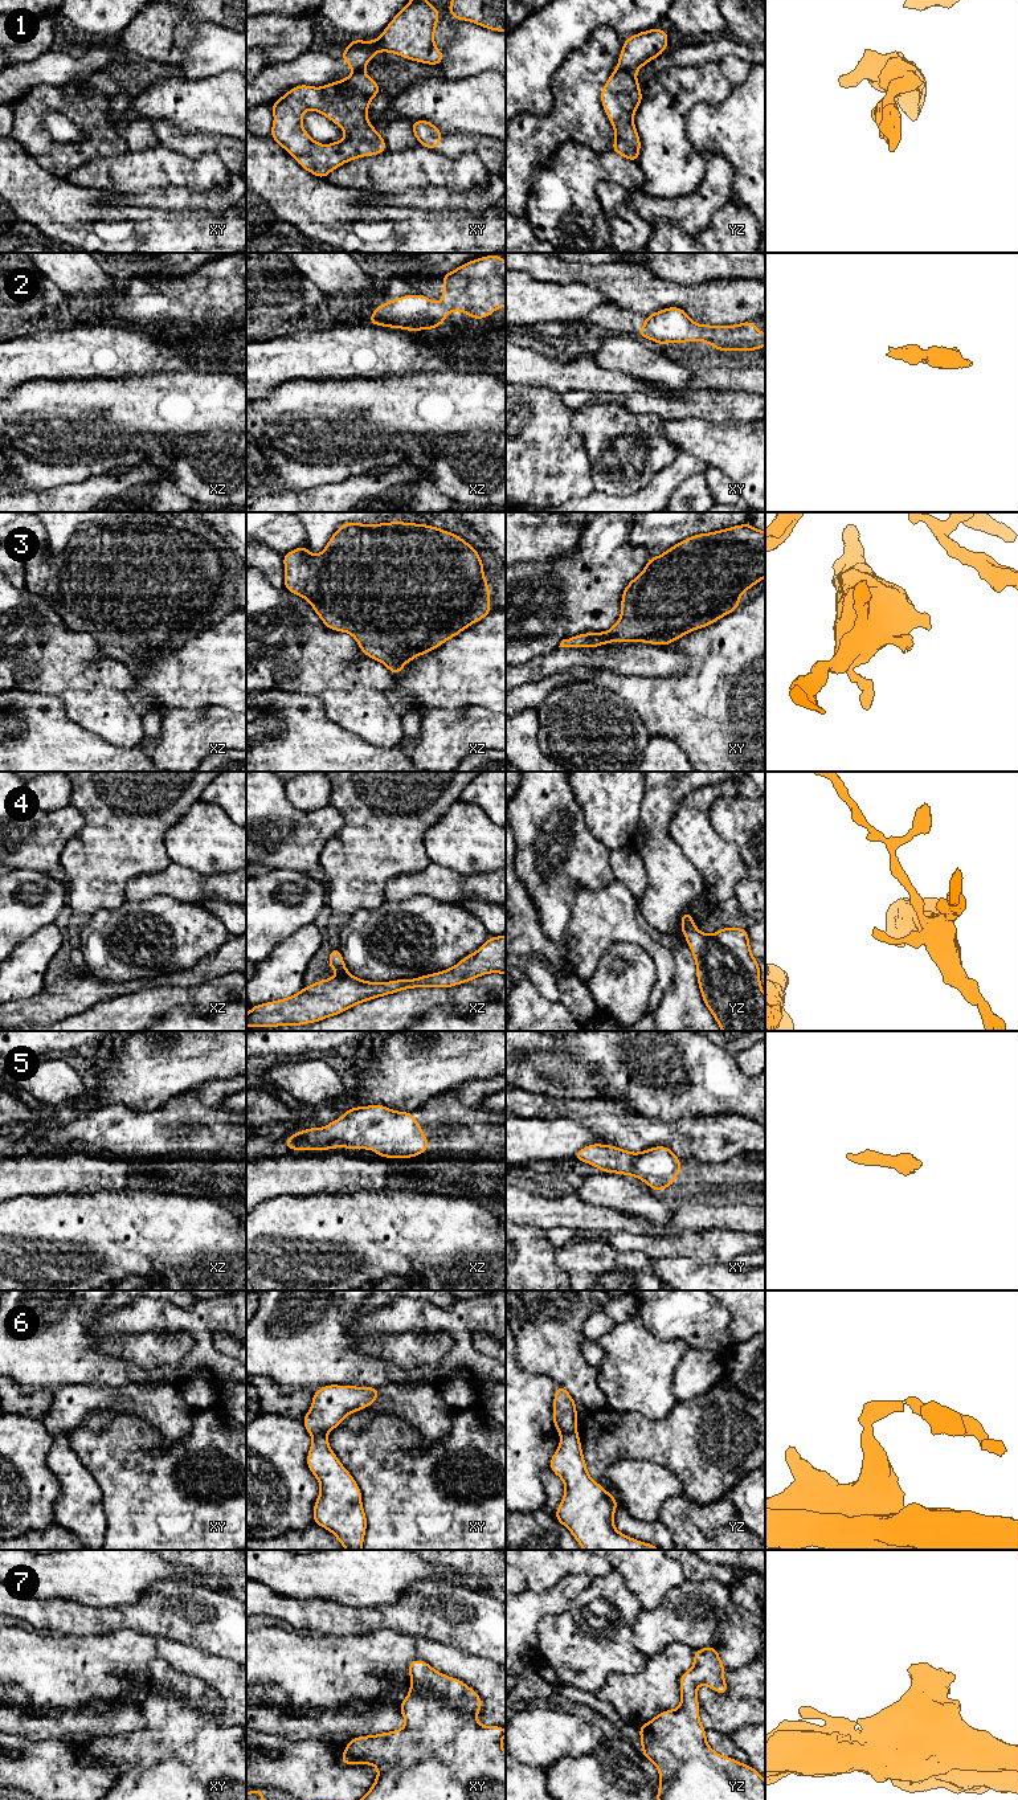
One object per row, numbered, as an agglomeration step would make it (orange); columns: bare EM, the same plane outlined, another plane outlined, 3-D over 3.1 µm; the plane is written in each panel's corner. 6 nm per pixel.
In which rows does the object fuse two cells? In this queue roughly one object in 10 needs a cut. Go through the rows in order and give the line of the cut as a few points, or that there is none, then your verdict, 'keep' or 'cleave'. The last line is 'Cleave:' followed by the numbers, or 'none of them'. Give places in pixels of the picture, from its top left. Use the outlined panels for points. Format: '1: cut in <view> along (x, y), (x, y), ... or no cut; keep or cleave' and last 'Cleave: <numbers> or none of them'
1: cut in yz along (617, 66), (632, 72); cleave
2: no cut; keep
3: no cut; keep
4: no cut; keep
5: no cut; keep
6: cut in yz along (575, 1431), (561, 1435); cleave
7: no cut; keep
Cleave: 1, 6

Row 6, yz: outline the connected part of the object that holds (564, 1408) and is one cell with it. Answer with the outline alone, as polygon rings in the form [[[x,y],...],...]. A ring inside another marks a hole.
[[[557,1386],[553,1398],[553,1425],[560,1435],[577,1431],[576,1403],[563,1386]]]

